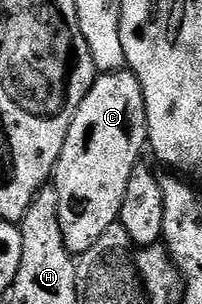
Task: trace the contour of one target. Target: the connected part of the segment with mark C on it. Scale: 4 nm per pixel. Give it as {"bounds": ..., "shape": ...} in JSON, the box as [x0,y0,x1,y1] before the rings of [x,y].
{"bounds":[53,70,147,257],"shape":[[[130,70],[96,75],[95,85],[85,94],[81,106],[77,106],[77,114],[73,114],[53,177],[61,238],[65,238],[72,257],[82,256],[118,221],[129,174],[140,163],[139,151],[147,147],[147,115],[141,82]]]}

